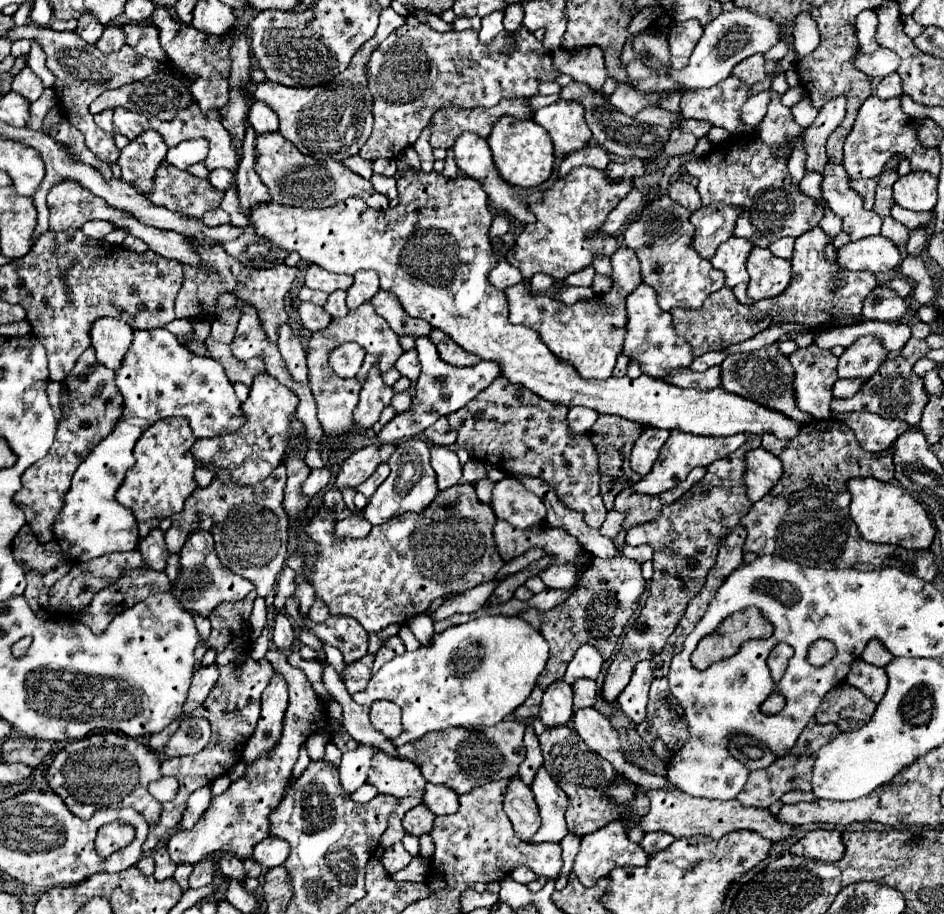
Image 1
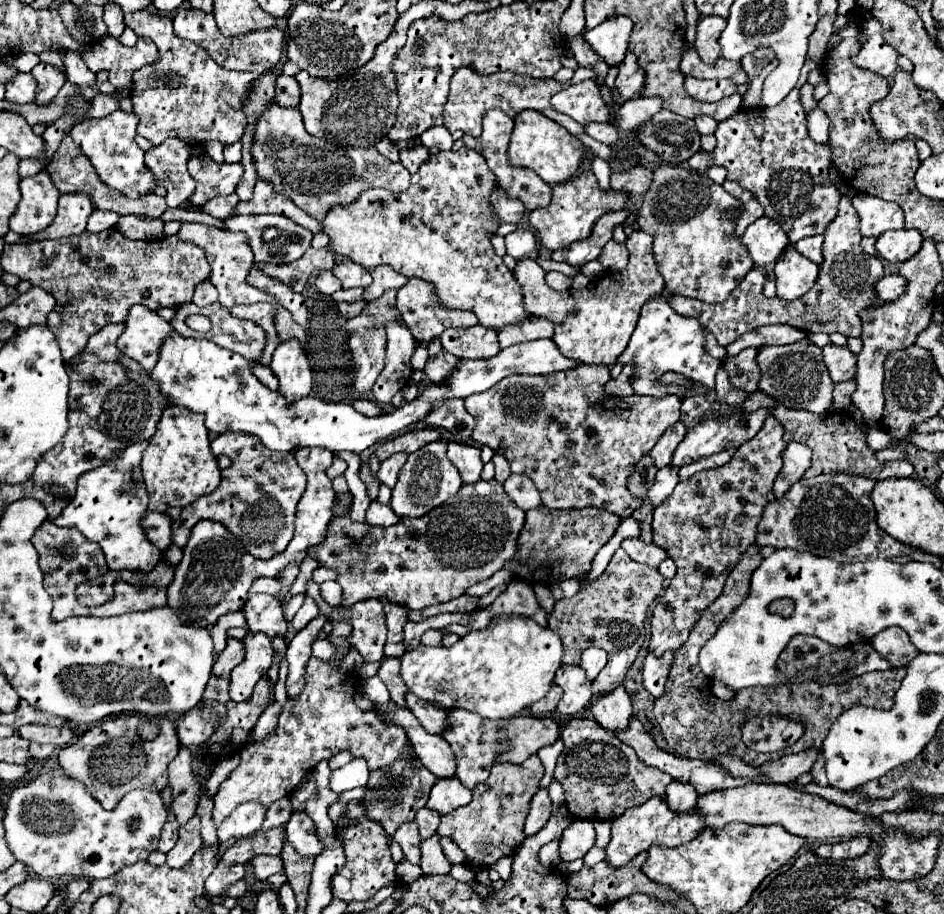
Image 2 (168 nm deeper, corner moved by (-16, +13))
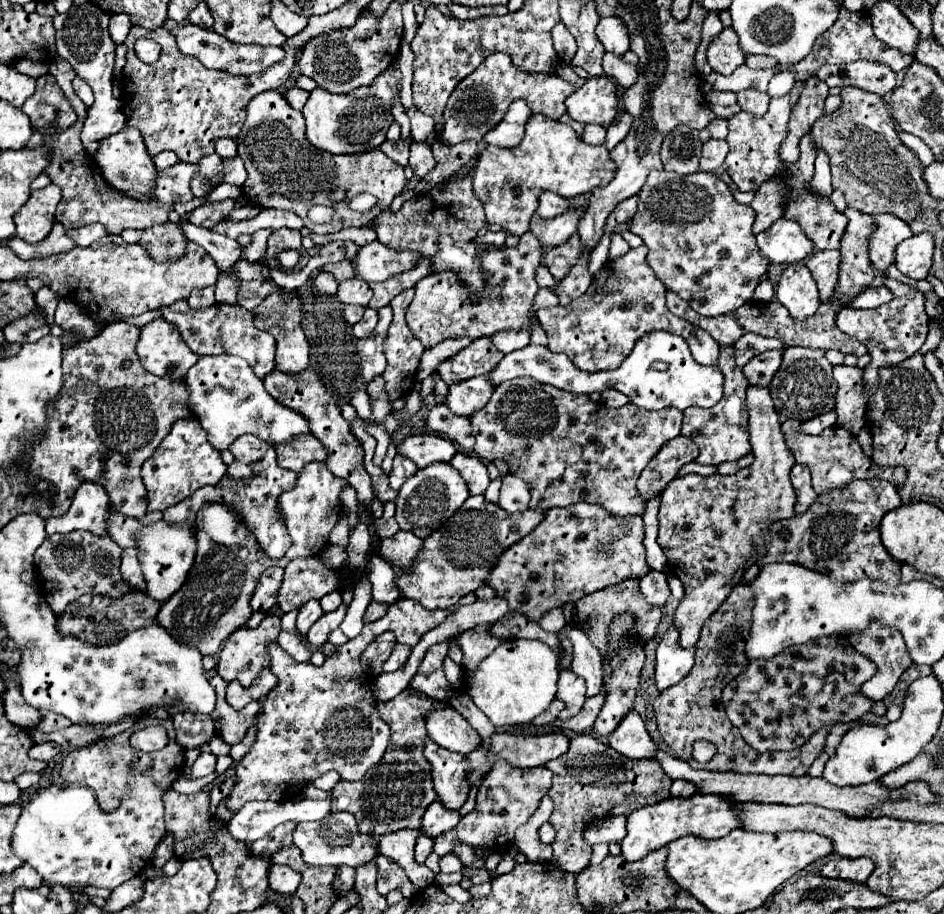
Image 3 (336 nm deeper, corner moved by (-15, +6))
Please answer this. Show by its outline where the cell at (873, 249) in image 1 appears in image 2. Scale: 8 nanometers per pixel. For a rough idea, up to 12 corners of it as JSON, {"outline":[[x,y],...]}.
{"outline":[[916,229],[886,231],[876,251],[890,263],[902,263],[920,249]]}

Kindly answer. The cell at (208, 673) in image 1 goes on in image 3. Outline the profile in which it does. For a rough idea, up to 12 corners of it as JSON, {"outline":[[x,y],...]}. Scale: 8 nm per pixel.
{"outline":[[267,614],[257,628],[239,628],[219,652],[217,674],[251,686],[271,668],[267,646],[281,618]]}

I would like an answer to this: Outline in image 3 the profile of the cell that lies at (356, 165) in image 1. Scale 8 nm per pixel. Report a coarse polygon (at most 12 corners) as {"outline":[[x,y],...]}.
{"outline":[[403,140],[379,146],[391,160],[407,166],[409,146]]}

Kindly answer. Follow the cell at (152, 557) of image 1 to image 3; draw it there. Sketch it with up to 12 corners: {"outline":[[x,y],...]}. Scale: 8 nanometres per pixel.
{"outline":[[113,512],[107,536],[121,548],[135,546],[141,522]]}

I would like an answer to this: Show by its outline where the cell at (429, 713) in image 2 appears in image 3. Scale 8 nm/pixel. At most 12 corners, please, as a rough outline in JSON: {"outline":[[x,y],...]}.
{"outline":[[451,706],[427,716],[433,742],[471,754],[481,736]]}

